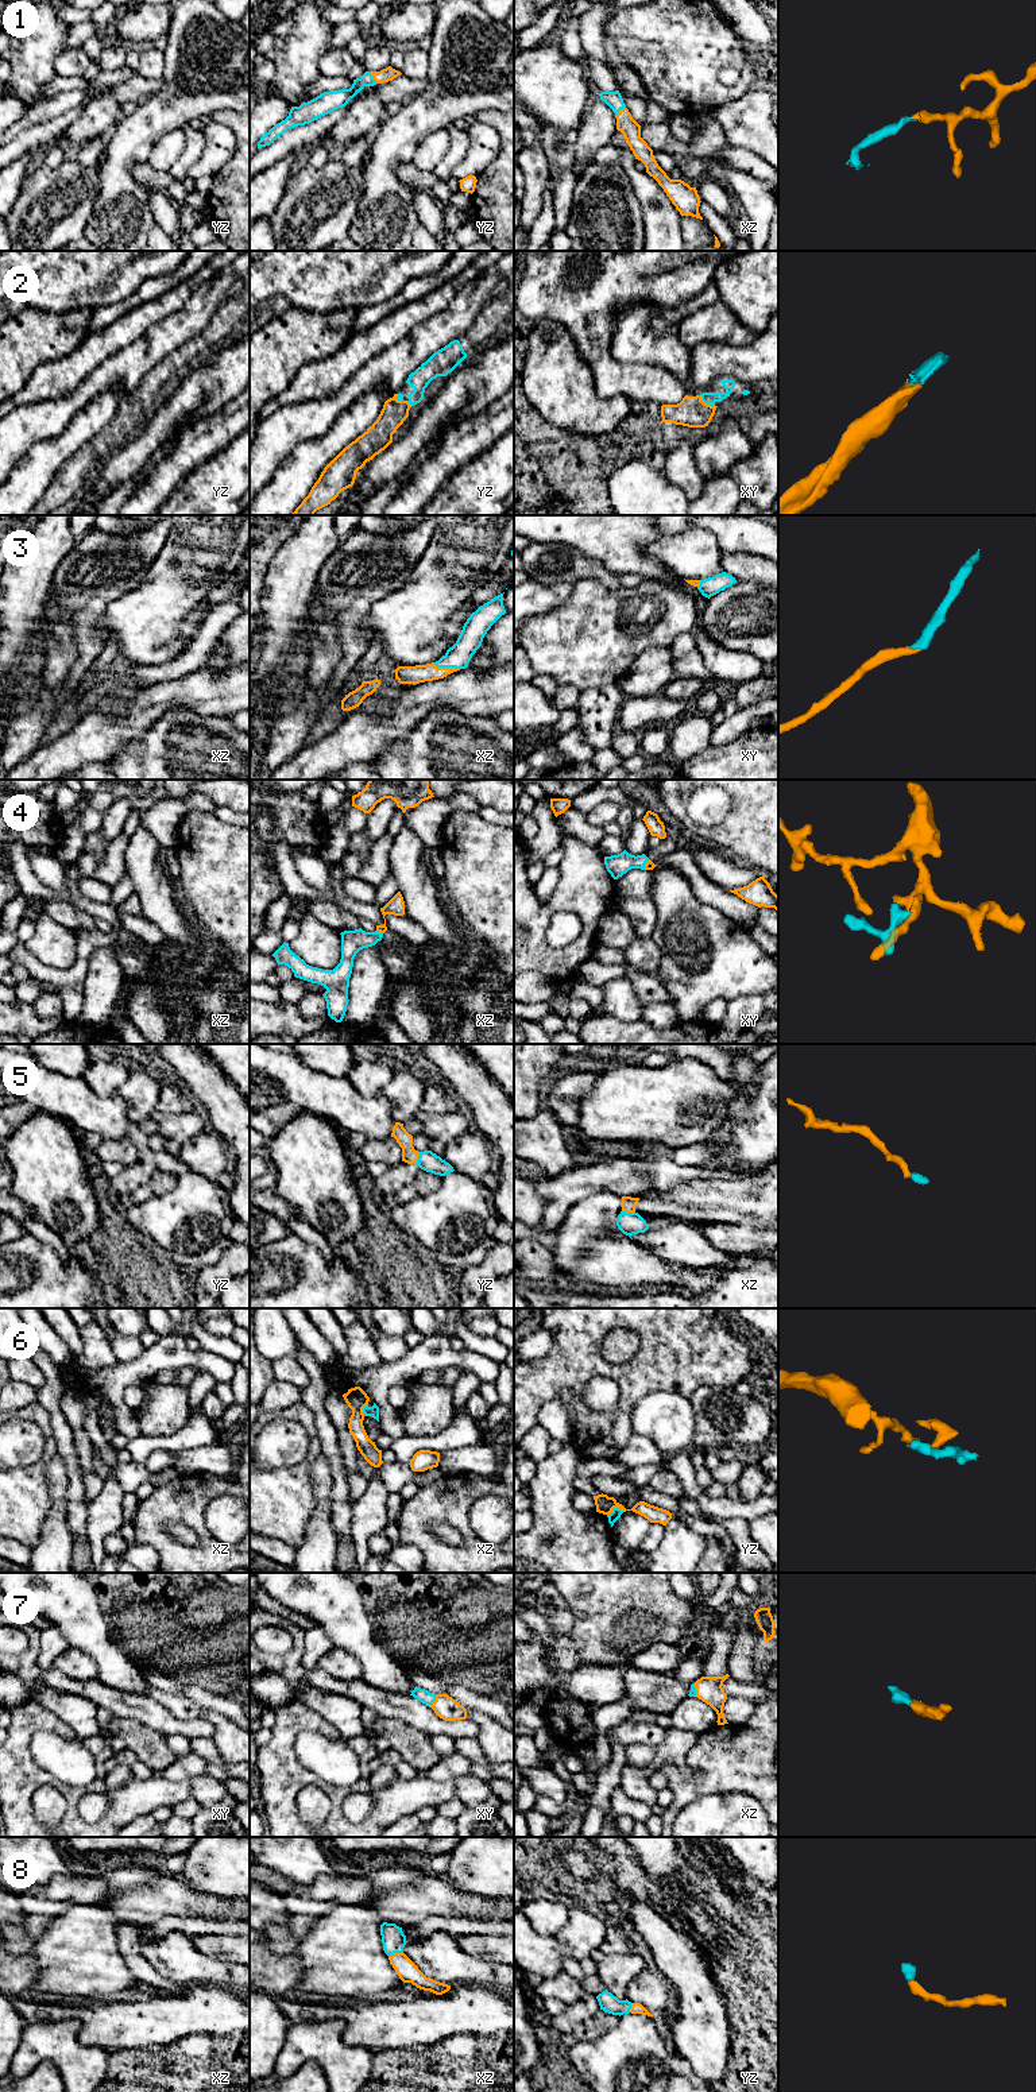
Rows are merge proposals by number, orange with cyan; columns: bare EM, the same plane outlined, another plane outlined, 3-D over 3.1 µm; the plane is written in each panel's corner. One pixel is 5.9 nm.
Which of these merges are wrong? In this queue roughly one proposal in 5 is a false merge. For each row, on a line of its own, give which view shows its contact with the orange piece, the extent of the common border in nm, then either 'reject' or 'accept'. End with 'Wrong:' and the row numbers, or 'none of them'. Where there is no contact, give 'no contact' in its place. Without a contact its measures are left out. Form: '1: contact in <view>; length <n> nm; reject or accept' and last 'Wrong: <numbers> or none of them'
1: contact in xz; length 90 nm; accept
2: contact in xy; length 110 nm; accept
3: contact in xz; length 170 nm; accept
4: contact in xz; length 50 nm; accept
5: contact in xz; length 80 nm; accept
6: contact in yz; length 110 nm; reject
7: contact in xy; length 80 nm; accept
8: contact in xz; length 90 nm; accept
Wrong: 6

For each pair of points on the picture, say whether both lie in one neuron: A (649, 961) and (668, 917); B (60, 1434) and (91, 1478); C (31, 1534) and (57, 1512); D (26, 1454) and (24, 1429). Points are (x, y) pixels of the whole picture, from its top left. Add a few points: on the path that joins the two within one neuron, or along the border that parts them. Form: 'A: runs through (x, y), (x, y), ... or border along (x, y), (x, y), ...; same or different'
A: border along (650, 936), (660, 951), (660, 965), (656, 974); different
B: border along (78, 1468), (84, 1485), (84, 1497); different
C: border along (50, 1492), (51, 1508), (42, 1538), (31, 1549); different
D: runs through (24, 1447), (24, 1435); same

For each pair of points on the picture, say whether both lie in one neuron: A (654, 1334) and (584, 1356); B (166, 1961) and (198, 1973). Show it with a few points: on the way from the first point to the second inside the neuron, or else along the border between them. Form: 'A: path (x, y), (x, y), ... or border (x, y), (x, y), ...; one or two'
A: path (634, 1322), (609, 1322), (595, 1335); one
B: path (174, 1961), (190, 1967); one

